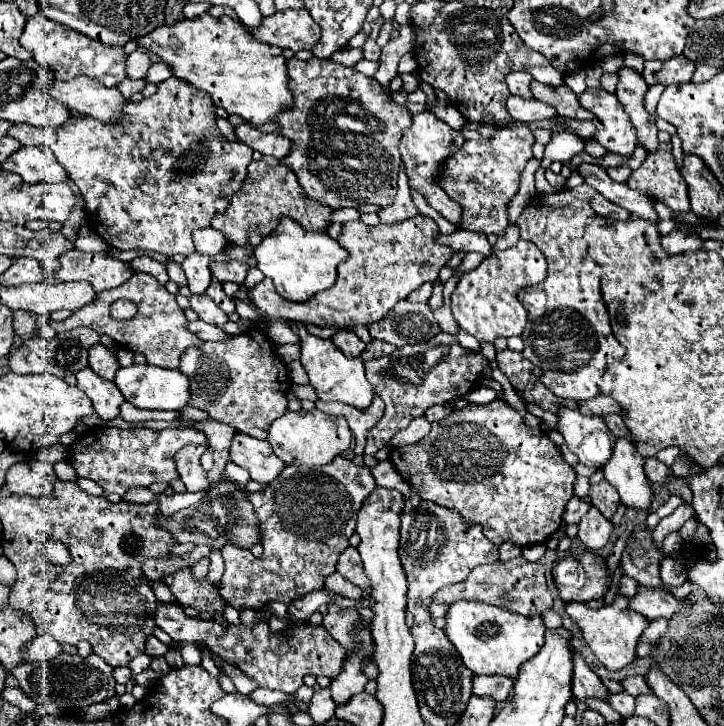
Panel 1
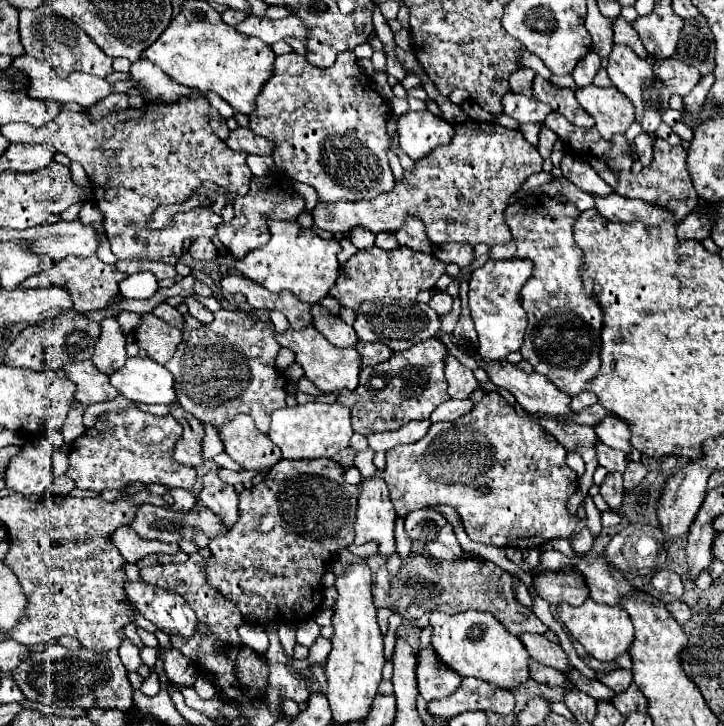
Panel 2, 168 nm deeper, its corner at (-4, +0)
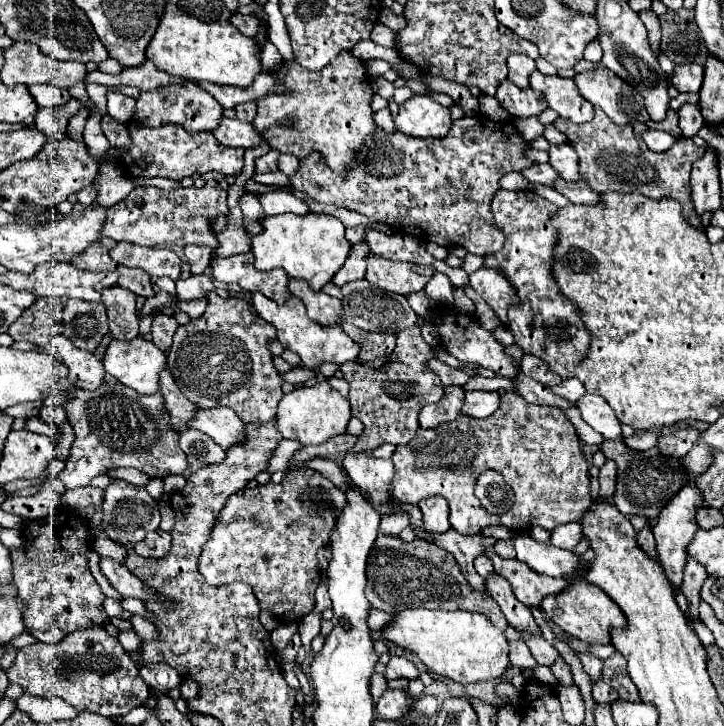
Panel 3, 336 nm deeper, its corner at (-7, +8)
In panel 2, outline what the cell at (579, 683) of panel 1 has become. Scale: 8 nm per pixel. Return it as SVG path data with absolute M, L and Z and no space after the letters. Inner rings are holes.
M520 634L518 638L522 640L524 648L528 650L528 654L534 660L538 660L538 662L550 666L550 668L556 668L560 672L566 672L566 670L572 668L568 664L568 656L564 654L562 646L550 642L546 636L540 636L540 634Z

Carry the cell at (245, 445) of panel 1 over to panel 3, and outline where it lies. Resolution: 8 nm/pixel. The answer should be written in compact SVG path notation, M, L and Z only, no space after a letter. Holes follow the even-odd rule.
M217 406L211 410L197 410L195 418L189 422L189 428L195 428L207 436L211 436L223 450L237 446L247 440L247 432L239 416L225 406Z

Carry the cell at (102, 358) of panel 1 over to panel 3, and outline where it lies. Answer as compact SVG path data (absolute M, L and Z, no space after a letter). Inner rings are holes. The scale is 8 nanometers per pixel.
M121 286L103 290L101 302L109 316L109 336L113 340L131 340L139 334L139 318L135 310L135 294Z

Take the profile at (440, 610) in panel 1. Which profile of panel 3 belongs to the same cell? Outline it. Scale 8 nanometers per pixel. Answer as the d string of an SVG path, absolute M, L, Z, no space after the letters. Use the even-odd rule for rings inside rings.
M393 656L386 665L386 671L384 675L388 680L394 680L397 678L408 678L408 679L418 679L420 676L420 671L417 667L407 659L399 656Z

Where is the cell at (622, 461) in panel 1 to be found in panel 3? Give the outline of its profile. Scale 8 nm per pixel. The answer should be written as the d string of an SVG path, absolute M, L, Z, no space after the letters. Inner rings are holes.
M585 394L581 400L577 400L577 408L579 408L583 420L593 430L603 434L605 440L621 436L621 422L619 422L619 418L615 416L611 406L607 406L607 402L601 396Z

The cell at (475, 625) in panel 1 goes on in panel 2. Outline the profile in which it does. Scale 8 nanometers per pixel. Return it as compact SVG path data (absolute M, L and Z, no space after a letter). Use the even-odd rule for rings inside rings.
M468 610L464 614L448 616L444 612L432 612L430 614L430 628L432 628L432 650L446 668L454 670L462 678L480 678L484 682L496 684L504 690L516 688L524 684L530 676L528 670L528 652L524 650L524 644L508 634L492 614Z

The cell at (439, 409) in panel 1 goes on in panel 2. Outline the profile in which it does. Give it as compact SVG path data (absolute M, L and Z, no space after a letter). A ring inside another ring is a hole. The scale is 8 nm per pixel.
M448 400L444 404L440 404L432 416L430 422L444 422L444 420L456 420L460 416L464 416L466 412L470 412L474 408L472 400Z

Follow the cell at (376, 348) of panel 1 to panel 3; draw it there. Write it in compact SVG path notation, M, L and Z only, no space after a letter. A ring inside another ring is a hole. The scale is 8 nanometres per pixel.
M351 324L341 326L355 342L359 342L361 352L359 352L359 362L367 364L373 362L379 356L387 356L395 350L395 336L393 334L377 334L377 332L365 332L359 330Z

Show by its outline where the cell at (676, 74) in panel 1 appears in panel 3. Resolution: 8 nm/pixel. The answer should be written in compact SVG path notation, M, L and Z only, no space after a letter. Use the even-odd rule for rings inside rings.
M679 64L671 74L671 84L679 92L699 92L703 82L703 66L699 64Z

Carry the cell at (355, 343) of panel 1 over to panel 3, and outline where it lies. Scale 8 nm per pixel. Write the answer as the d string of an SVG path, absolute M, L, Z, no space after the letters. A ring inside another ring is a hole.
M289 280L289 290L293 296L297 296L313 322L327 326L327 324L341 324L343 322L343 304L341 300L325 294L325 292L313 292L307 282L303 280Z

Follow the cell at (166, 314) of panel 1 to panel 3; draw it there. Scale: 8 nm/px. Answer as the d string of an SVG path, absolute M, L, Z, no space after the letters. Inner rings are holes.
M157 314L153 318L153 324L151 324L151 334L153 334L153 344L157 348L161 348L163 352L167 352L171 348L171 342L173 342L173 334L177 330L177 320L173 316L165 316L165 314Z

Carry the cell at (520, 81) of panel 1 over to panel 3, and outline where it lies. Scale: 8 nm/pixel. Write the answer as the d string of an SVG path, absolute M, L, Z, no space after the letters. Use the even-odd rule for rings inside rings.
M511 54L507 58L509 66L509 80L515 82L519 88L529 88L529 74L535 70L535 62L525 54Z

